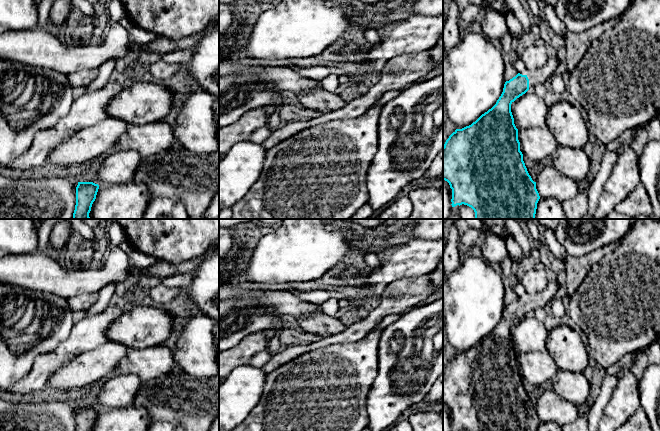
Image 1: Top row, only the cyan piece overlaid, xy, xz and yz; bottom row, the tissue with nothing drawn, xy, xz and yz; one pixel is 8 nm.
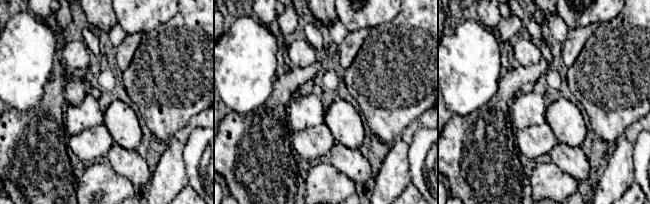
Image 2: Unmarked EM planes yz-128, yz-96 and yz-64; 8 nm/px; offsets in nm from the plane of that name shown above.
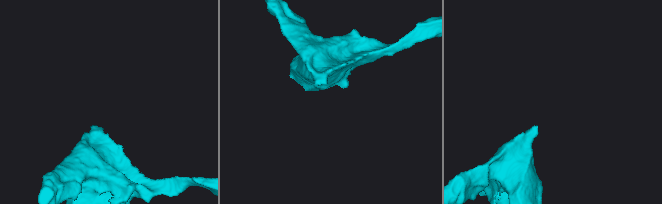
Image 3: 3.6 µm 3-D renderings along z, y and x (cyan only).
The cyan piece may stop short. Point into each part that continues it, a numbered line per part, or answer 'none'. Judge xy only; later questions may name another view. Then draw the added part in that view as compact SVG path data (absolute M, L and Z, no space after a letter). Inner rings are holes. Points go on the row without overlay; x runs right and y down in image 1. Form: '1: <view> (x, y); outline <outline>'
none

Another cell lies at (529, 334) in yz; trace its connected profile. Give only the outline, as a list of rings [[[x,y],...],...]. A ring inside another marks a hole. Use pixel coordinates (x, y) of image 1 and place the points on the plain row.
[[[532,313],[517,322],[511,328],[511,336],[517,353],[530,353],[546,350],[548,331],[543,321]]]

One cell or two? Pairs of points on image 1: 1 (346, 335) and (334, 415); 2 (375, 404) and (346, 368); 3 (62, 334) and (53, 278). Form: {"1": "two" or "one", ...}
{"1": "two", "2": "two", "3": "two"}

